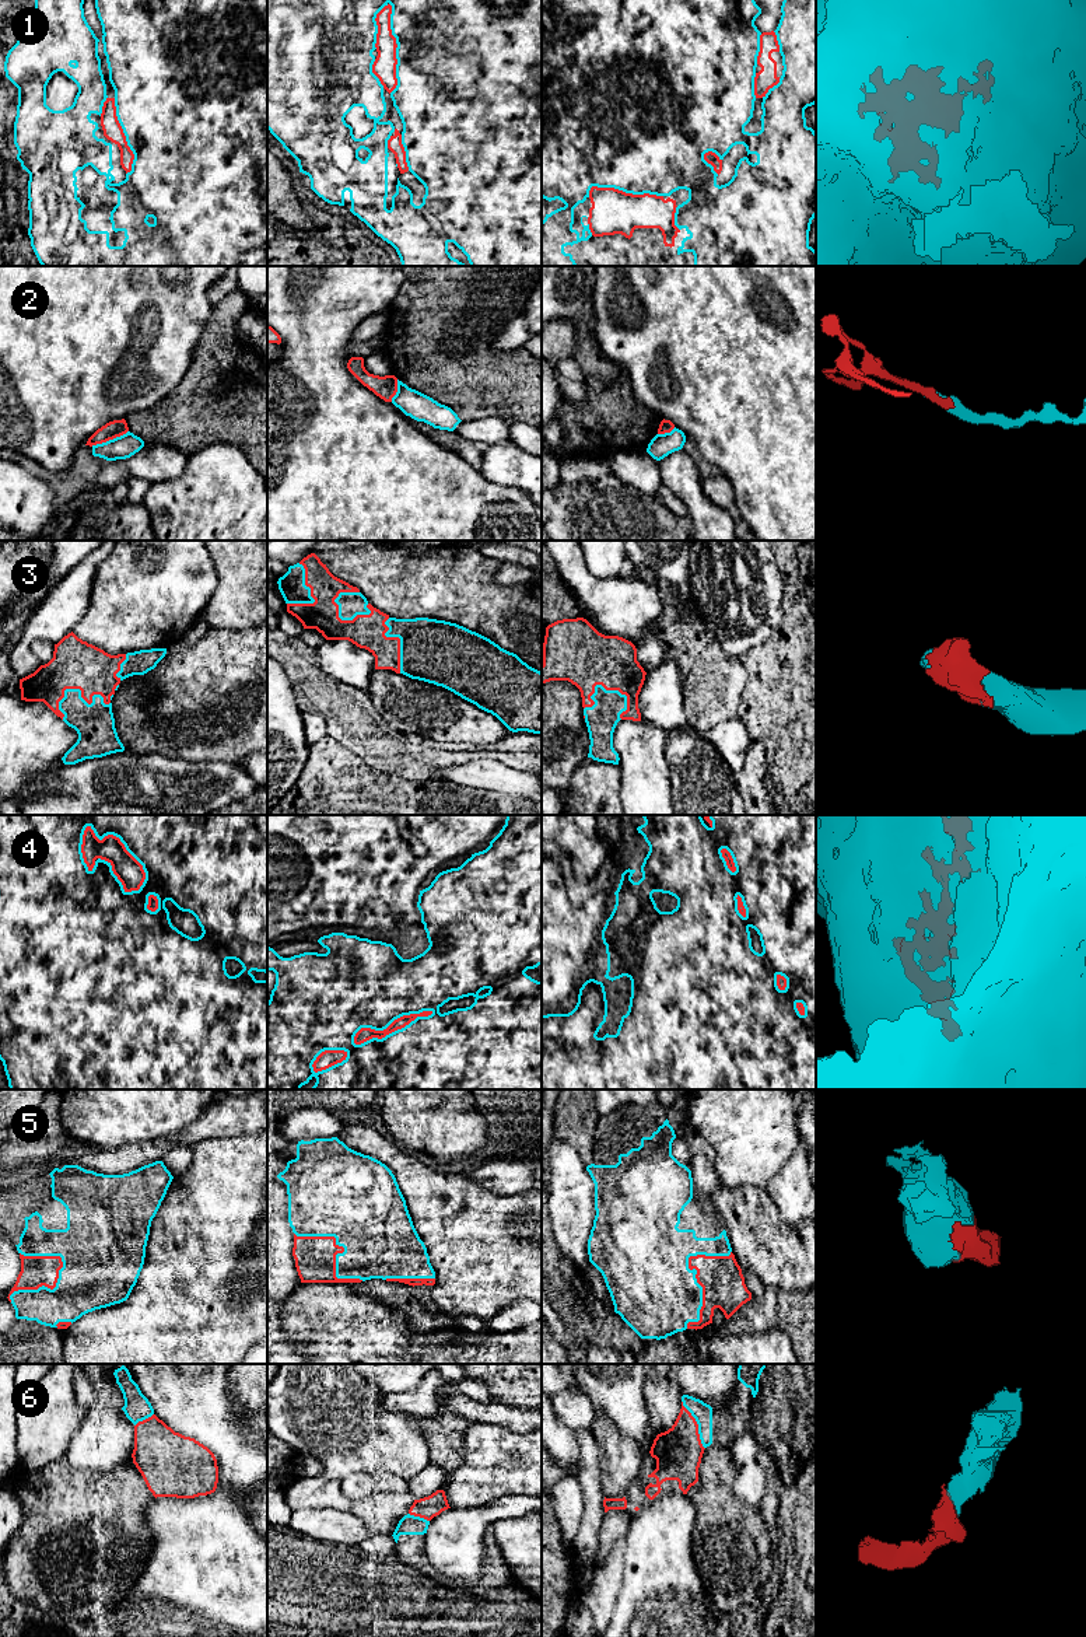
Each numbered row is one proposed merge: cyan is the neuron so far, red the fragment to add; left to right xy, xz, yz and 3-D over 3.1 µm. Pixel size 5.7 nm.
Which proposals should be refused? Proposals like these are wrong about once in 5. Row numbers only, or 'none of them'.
2

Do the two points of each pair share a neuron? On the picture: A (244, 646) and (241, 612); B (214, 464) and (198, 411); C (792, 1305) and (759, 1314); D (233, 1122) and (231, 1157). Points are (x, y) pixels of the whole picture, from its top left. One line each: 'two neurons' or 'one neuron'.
A: two neurons
B: two neurons
C: one neuron
D: two neurons

